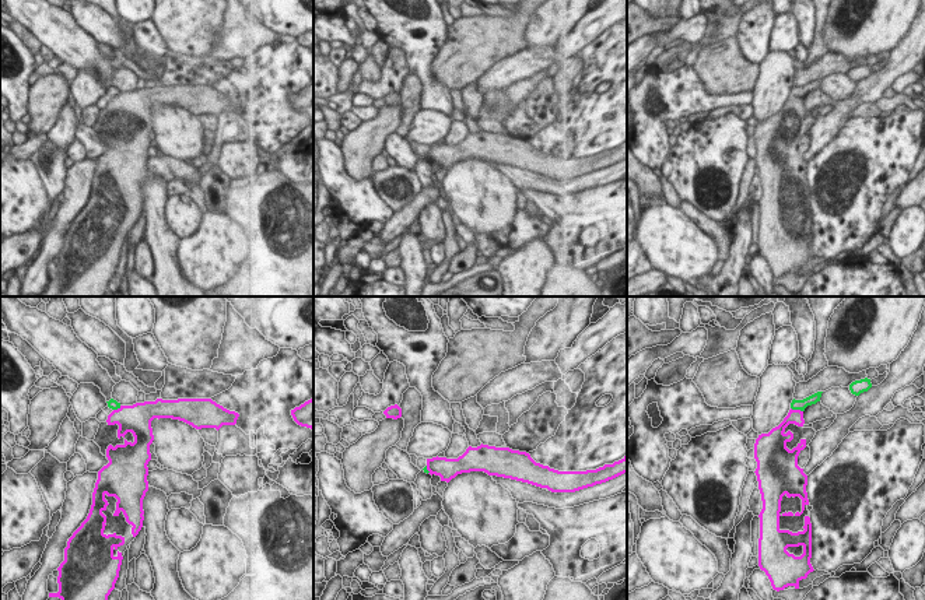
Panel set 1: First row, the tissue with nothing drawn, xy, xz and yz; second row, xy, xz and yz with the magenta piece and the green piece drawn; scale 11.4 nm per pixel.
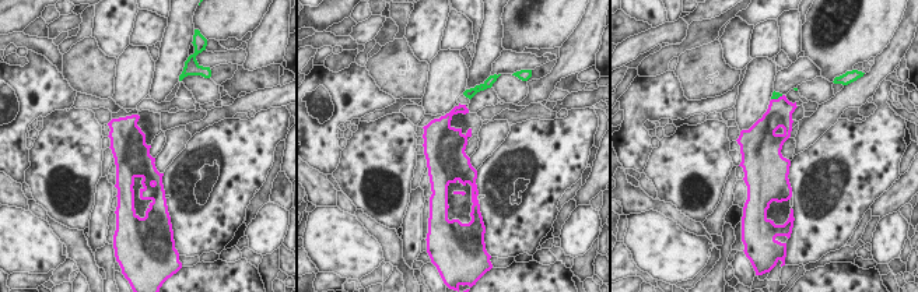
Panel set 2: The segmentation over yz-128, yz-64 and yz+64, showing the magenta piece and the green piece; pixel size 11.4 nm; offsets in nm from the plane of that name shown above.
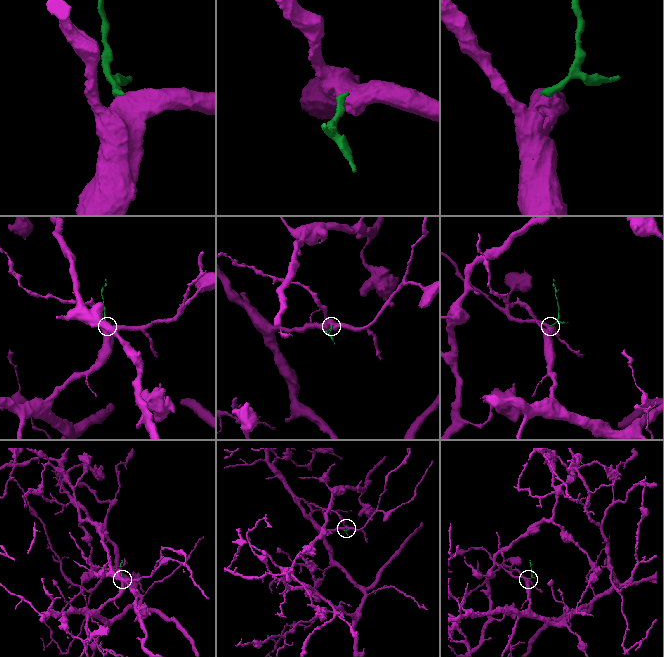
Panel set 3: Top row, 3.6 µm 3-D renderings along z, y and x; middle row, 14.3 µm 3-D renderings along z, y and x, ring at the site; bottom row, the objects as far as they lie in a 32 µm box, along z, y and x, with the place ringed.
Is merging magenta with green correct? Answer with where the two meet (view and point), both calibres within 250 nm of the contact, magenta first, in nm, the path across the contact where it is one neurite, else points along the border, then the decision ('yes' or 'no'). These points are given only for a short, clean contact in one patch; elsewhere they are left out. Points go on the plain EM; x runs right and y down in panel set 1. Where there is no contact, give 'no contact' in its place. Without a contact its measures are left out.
meets magenta in yz at (796, 97); 160 nm thick on the magenta side, 130 nm on the other; border along yz (791, 94), (802, 98); no

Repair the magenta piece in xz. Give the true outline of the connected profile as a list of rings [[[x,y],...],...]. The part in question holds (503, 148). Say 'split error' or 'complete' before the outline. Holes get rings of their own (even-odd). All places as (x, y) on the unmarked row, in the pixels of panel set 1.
complete | [[[481,130],[477,134],[469,133],[458,145],[438,143],[427,145],[427,157],[428,161],[439,162],[441,168],[446,169],[462,159],[484,158],[488,162],[547,175],[551,179],[575,179],[627,159],[627,143],[596,157],[558,158],[536,150],[526,138]]]

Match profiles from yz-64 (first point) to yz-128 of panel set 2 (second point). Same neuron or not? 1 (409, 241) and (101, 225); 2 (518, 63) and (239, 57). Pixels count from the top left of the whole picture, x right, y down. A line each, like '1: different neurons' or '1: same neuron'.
1: same neuron
2: same neuron

